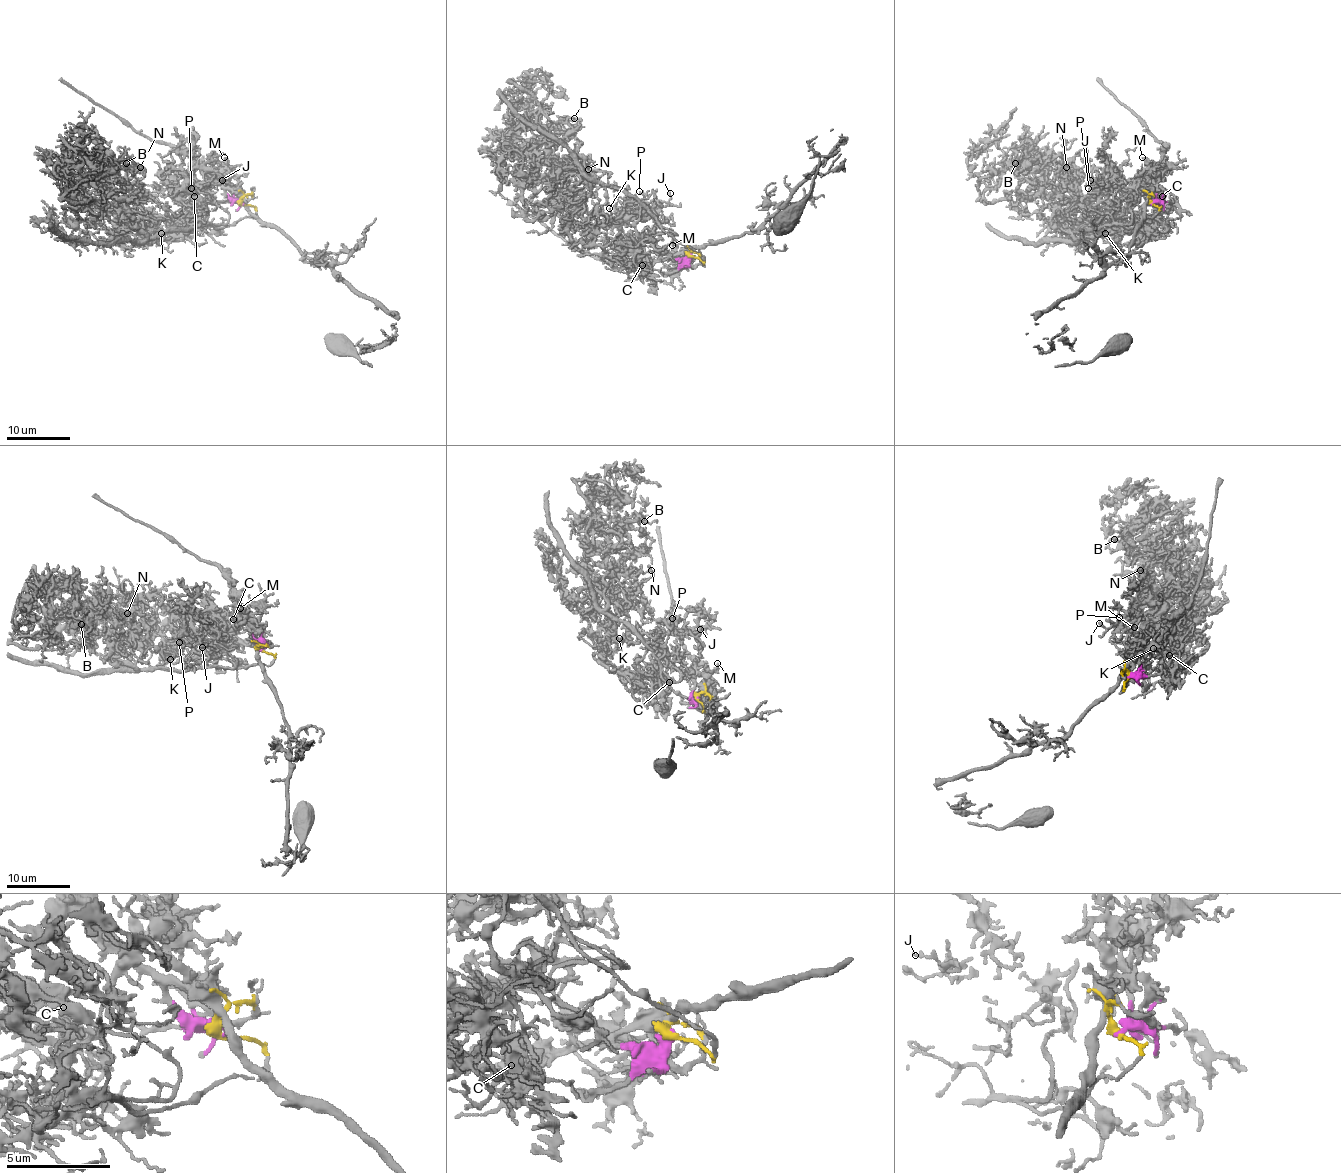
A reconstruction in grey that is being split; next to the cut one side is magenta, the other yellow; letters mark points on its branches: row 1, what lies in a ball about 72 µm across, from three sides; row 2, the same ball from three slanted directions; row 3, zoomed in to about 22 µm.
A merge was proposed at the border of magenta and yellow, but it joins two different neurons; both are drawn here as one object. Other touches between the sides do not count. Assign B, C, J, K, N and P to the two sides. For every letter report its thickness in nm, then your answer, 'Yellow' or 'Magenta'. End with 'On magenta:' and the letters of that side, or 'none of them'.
B: Thickness 150 nm. Yellow
C: Thickness 110 nm. Yellow
J: Thickness 140 nm. Yellow
K: Thickness 110 nm. Yellow
N: Thickness 80 nm. Yellow
P: Thickness 120 nm. Yellow
On magenta: none of them

